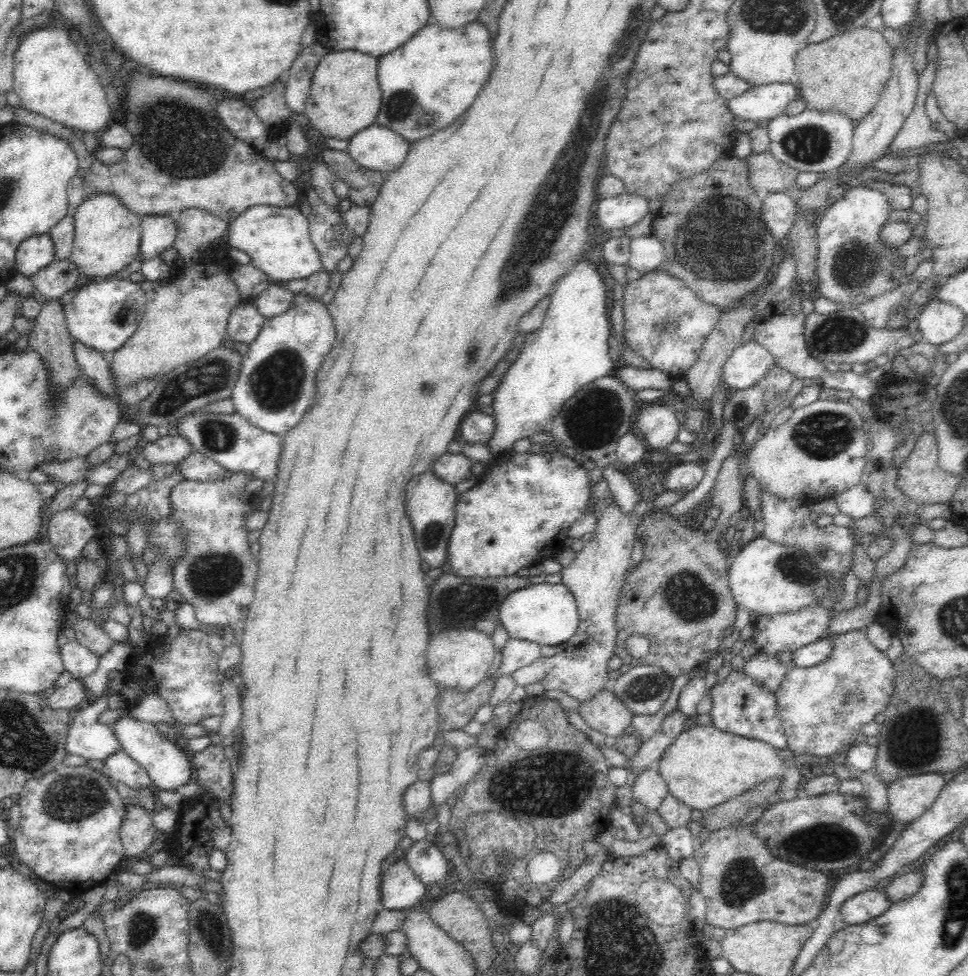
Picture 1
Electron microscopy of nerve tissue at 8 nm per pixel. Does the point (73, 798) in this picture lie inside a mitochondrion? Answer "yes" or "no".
yes

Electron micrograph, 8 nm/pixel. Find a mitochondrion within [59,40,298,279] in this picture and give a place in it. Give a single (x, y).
(184, 143)

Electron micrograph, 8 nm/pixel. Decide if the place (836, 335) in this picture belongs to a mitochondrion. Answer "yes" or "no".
yes

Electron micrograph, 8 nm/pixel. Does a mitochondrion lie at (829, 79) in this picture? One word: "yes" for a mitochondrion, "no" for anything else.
no

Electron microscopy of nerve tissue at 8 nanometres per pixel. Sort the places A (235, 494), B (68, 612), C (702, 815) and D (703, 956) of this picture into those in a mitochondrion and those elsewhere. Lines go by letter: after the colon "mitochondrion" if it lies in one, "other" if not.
A: other
B: other
C: other
D: other

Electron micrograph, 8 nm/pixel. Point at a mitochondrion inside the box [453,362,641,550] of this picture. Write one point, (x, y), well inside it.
(591, 422)

